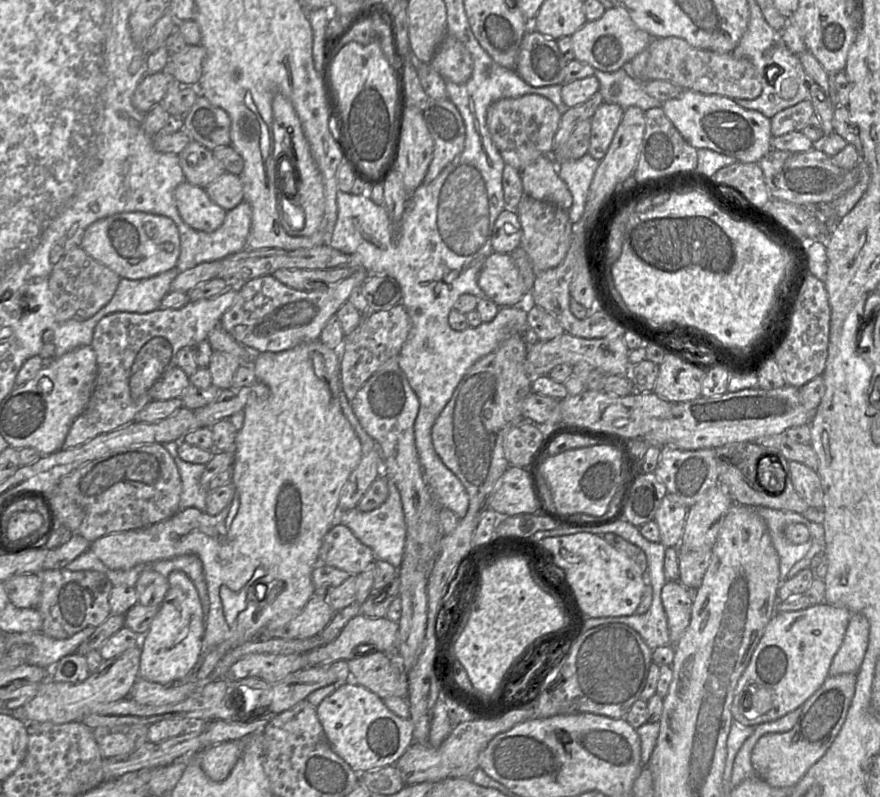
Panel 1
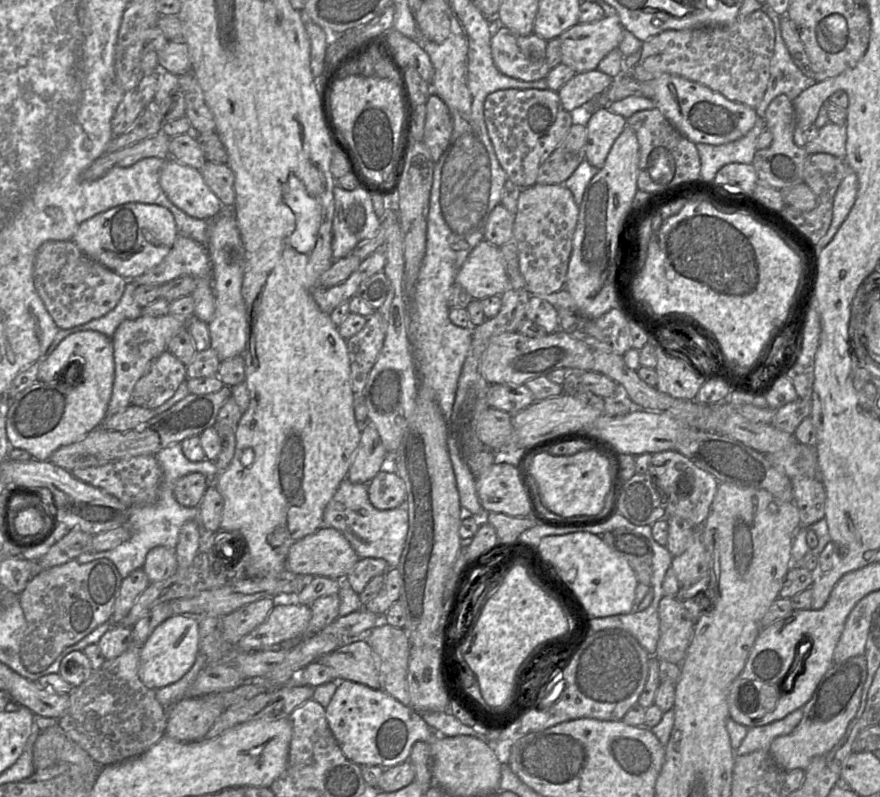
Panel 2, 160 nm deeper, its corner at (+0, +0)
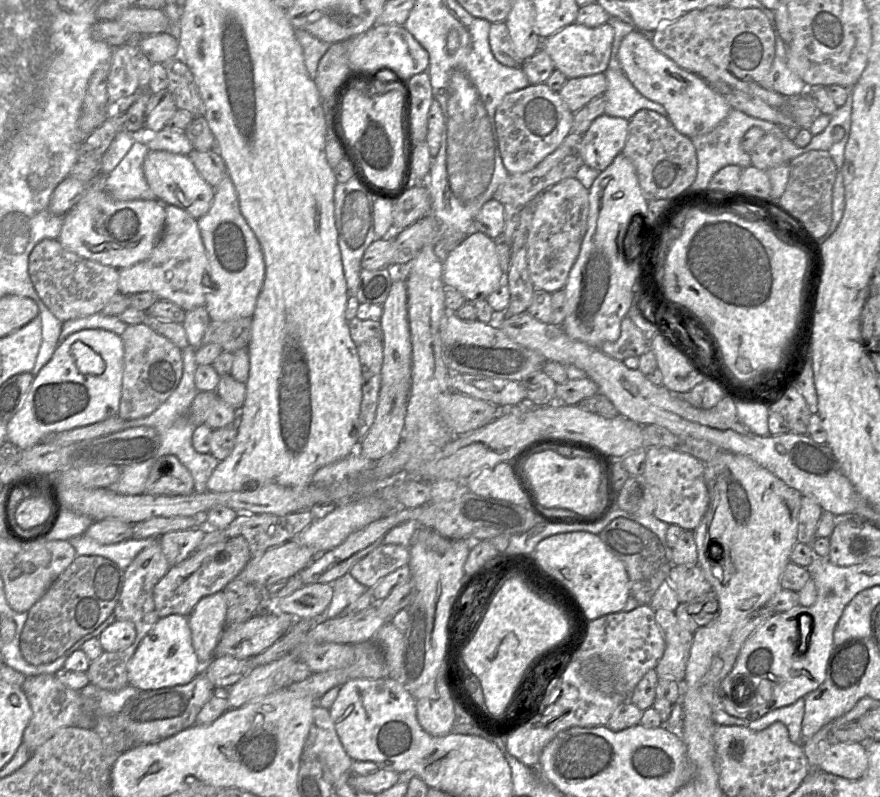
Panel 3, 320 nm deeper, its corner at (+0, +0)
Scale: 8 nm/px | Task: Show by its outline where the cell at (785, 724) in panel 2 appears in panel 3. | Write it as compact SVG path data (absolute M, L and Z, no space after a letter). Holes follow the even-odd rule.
M801 698L792 705L773 710L758 720L748 723L752 731L762 731L775 722L782 723L788 730L790 740L796 745L803 745L801 736L805 700Z

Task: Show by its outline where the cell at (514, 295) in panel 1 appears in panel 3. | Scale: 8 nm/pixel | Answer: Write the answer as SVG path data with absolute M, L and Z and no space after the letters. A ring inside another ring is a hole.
M470 232L466 238L452 249L442 262L443 282L446 288L460 292L467 302L486 299L505 278L496 254L495 242L482 232Z

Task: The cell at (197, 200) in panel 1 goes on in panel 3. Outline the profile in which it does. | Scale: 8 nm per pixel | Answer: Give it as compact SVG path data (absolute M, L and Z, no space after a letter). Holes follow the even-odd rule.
M149 150L143 162L143 172L149 187L161 203L179 207L196 220L210 210L215 189L201 177L188 156Z

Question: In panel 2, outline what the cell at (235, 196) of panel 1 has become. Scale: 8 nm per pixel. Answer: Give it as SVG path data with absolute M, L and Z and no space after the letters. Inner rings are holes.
M206 161L199 170L205 183L219 198L225 208L232 208L235 203L235 176L227 164Z

